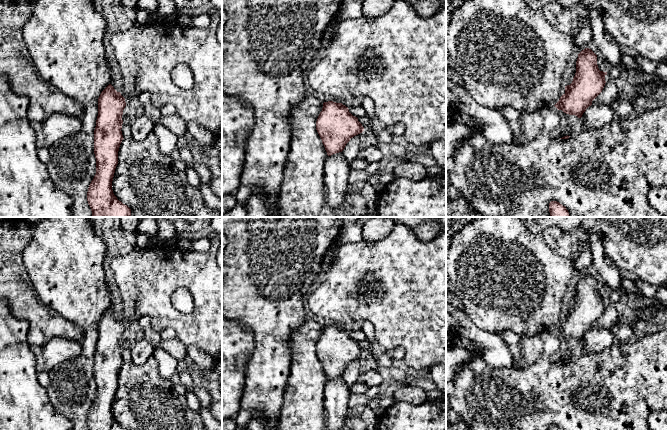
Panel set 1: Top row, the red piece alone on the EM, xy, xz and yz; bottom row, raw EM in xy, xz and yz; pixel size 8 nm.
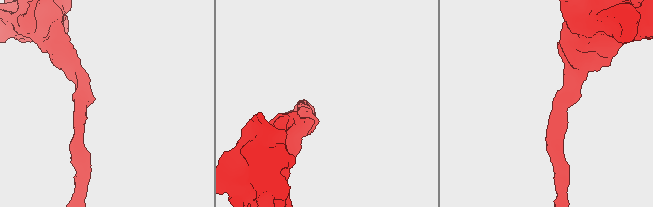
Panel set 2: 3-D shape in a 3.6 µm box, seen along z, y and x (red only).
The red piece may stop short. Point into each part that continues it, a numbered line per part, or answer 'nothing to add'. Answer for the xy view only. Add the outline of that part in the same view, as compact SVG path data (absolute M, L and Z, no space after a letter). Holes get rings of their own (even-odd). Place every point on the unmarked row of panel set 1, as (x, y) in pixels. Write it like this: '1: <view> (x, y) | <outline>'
nothing to add

